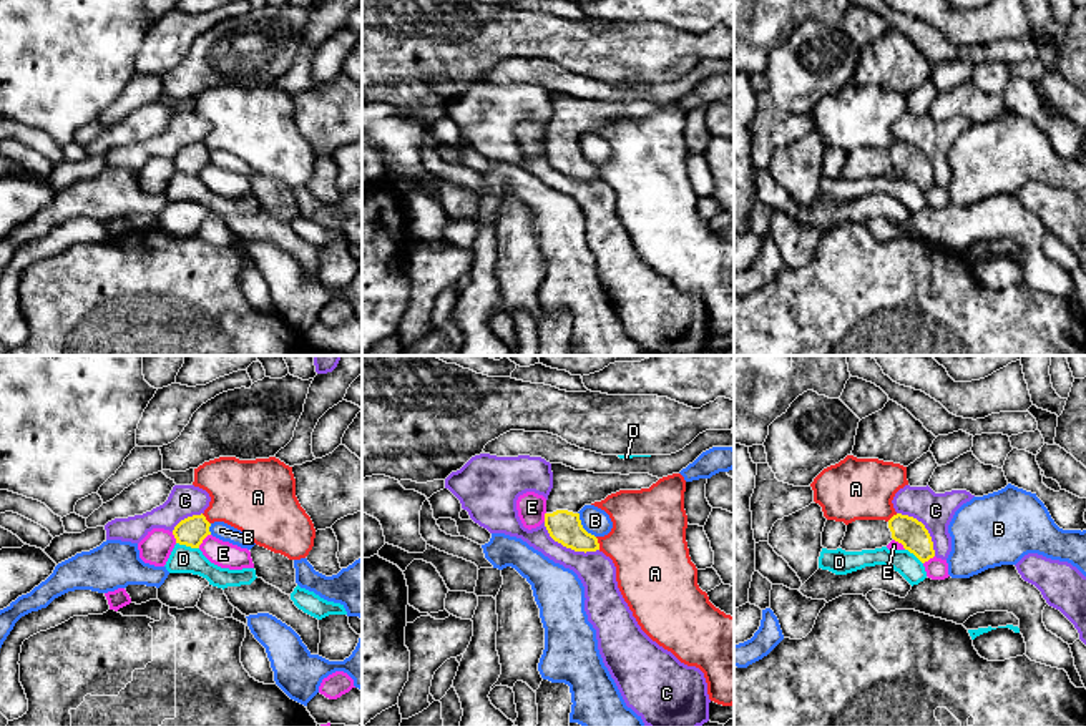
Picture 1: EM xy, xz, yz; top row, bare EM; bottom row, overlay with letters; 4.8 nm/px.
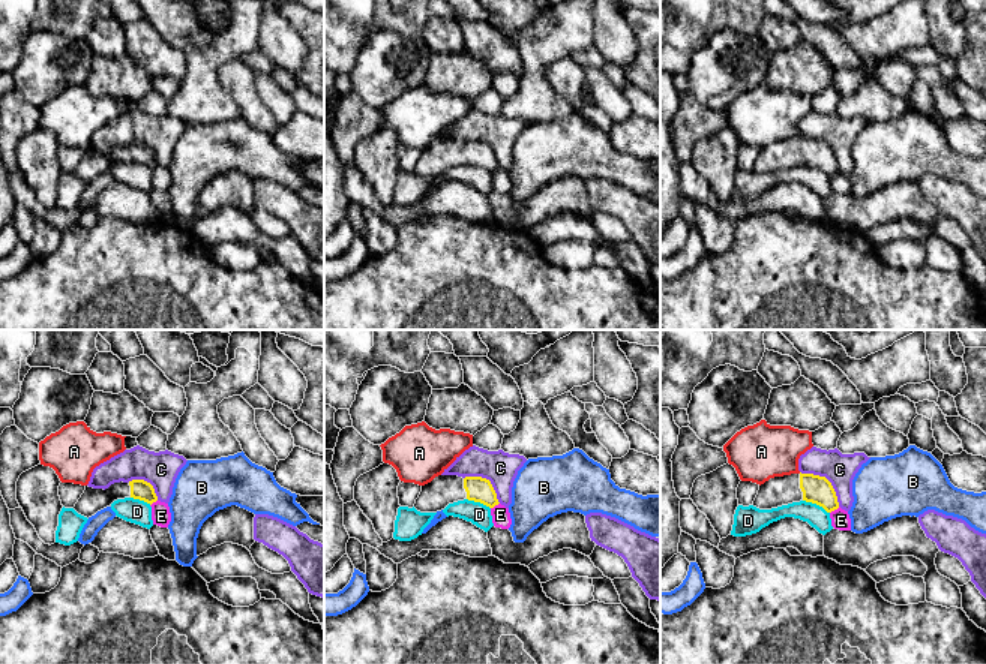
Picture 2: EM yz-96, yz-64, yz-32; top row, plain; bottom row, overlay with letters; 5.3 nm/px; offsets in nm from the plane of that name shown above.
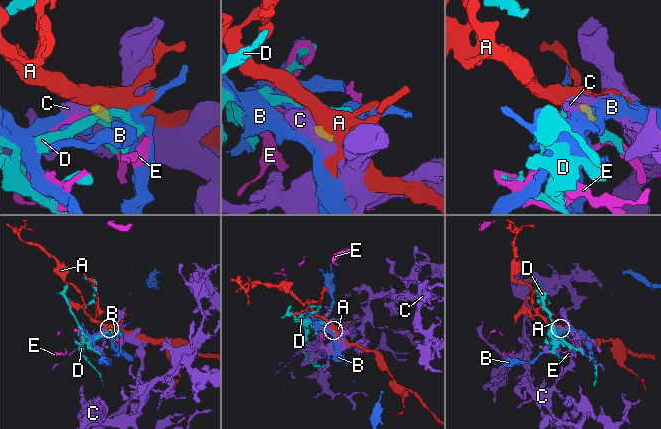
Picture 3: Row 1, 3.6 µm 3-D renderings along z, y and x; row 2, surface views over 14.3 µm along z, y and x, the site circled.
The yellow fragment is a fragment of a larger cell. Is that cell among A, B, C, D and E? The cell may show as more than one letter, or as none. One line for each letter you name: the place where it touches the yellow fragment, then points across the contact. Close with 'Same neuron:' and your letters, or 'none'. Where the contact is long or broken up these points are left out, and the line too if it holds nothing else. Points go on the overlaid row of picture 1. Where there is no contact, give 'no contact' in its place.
Same neuron: none

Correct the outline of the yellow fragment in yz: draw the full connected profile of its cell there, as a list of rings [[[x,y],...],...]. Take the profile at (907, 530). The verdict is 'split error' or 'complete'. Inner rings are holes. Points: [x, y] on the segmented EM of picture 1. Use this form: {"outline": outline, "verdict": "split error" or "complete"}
{"outline": [[[897,513],[885,520],[855,520],[847,525],[840,548],[845,552],[862,552],[887,547],[892,540],[903,545],[922,563],[935,557],[933,542],[922,522],[913,517]]], "verdict": "split error"}

